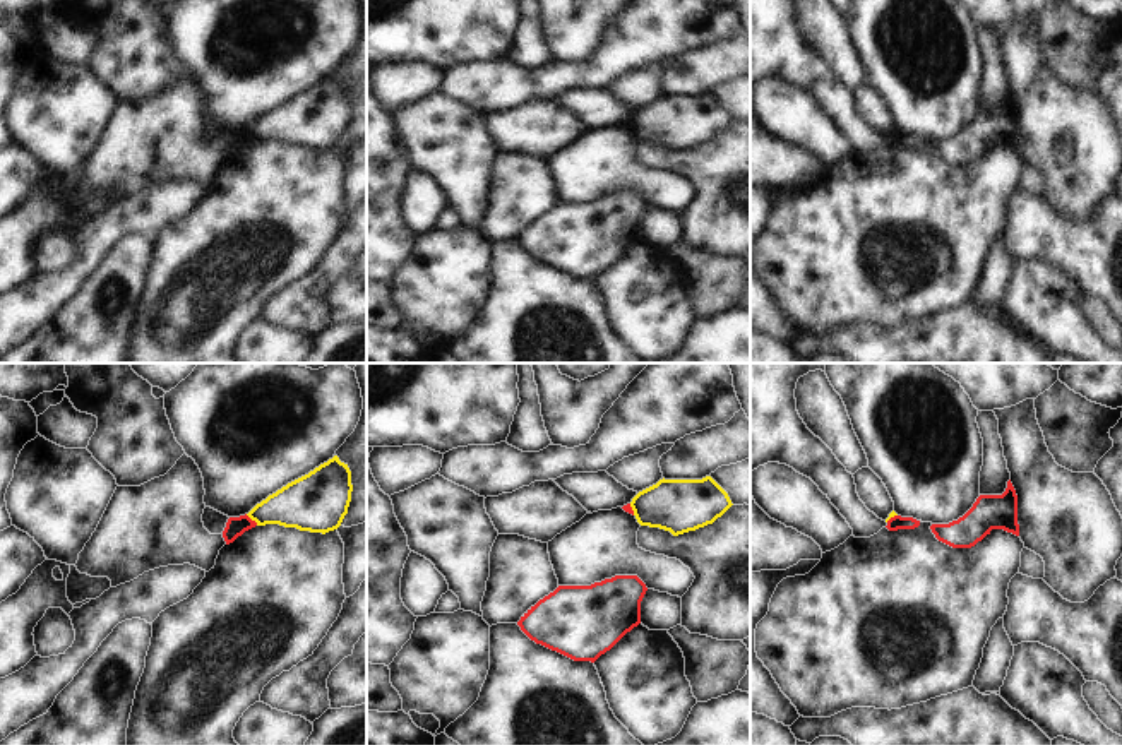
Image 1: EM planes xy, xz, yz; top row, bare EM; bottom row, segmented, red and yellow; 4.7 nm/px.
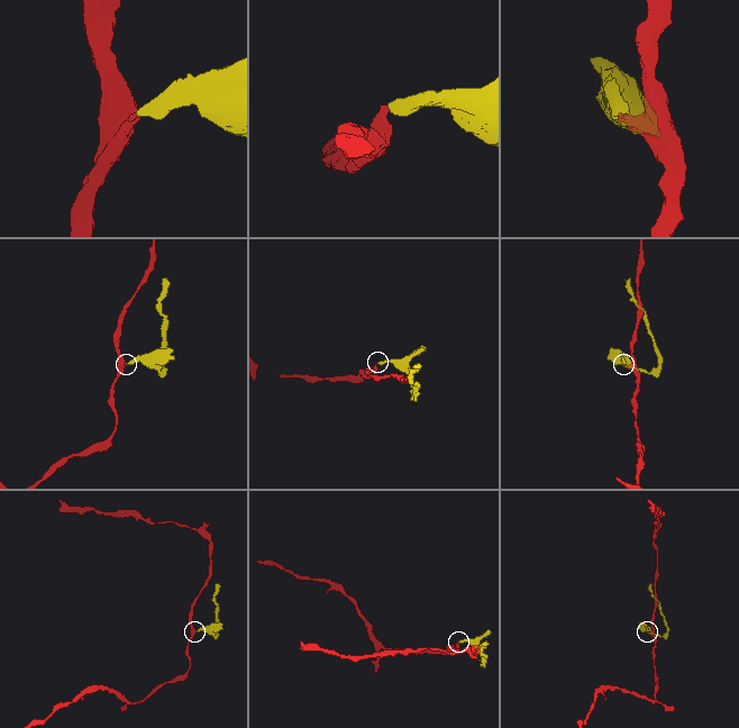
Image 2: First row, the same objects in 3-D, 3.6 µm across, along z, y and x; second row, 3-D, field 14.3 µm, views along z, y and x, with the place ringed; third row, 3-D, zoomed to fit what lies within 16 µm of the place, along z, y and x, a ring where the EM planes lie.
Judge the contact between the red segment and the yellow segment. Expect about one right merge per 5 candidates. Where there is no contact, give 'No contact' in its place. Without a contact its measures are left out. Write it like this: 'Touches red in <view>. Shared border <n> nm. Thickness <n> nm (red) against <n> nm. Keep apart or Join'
Touches red in xy. Shared border 80 nm. Thickness 90 nm (red) against 220 nm. Keep apart

